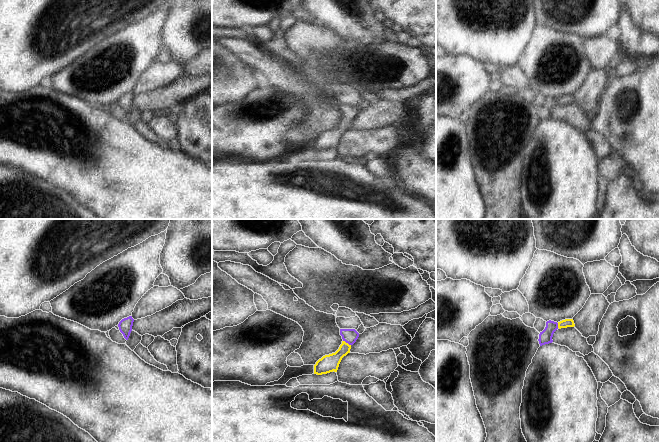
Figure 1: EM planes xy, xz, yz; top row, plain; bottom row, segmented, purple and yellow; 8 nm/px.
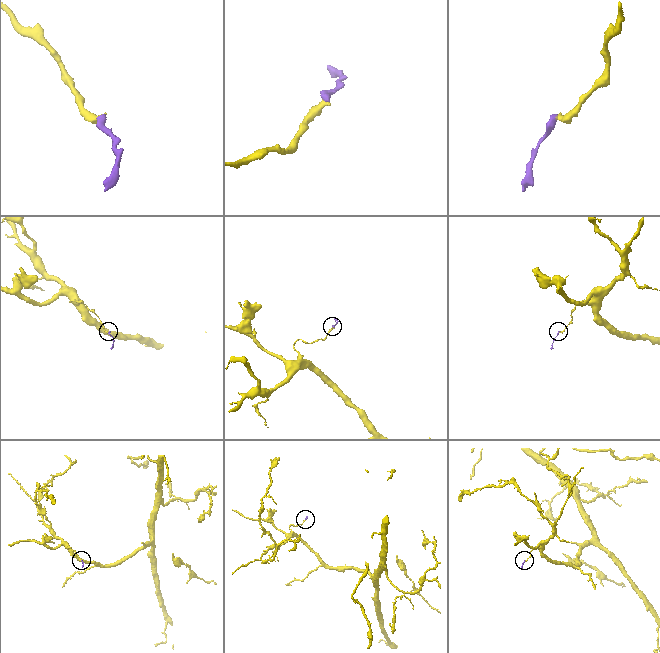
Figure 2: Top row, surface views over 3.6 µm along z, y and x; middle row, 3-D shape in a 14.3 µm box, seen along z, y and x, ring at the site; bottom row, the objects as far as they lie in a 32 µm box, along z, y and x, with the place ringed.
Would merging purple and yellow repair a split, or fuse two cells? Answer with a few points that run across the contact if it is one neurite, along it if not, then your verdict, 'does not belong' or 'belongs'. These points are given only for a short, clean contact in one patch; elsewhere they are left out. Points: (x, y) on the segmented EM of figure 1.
xz (350, 336), (347, 342), (344, 349), (328, 363) | belongs

